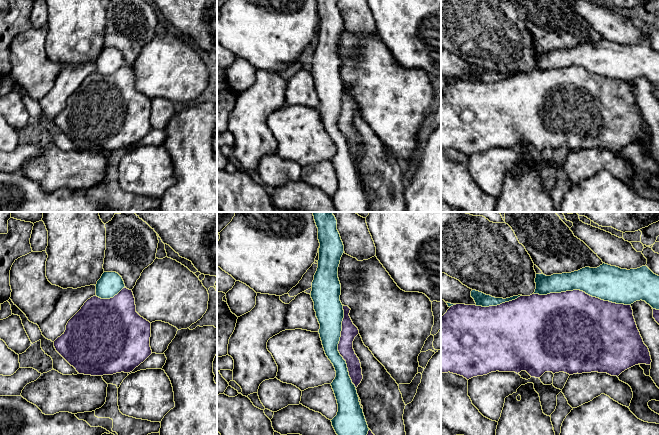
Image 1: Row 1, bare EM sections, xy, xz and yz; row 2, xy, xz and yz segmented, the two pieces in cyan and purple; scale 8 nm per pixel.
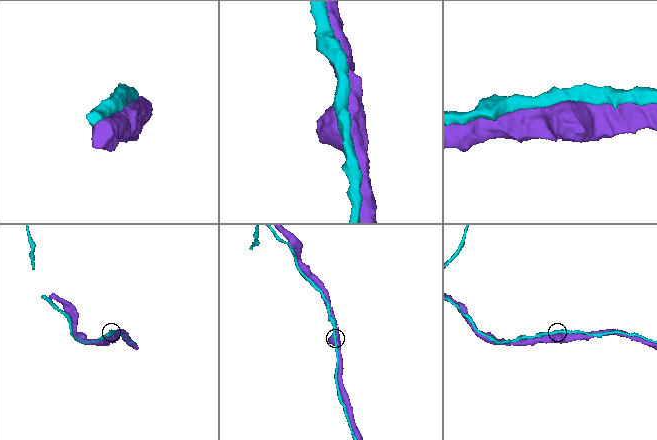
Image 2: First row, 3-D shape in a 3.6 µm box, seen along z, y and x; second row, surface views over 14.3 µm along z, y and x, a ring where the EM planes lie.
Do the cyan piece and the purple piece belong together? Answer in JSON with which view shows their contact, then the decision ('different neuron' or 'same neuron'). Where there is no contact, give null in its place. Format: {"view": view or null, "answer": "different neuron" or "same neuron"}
{"view": "yz", "answer": "same neuron"}

